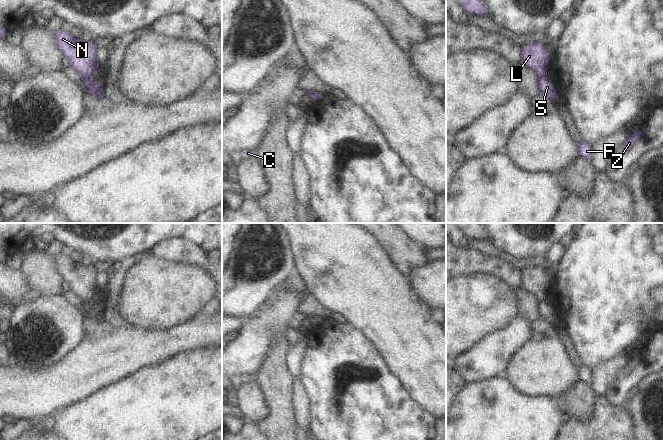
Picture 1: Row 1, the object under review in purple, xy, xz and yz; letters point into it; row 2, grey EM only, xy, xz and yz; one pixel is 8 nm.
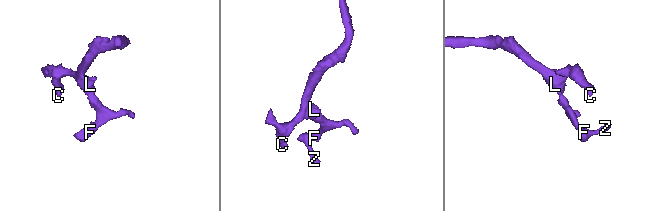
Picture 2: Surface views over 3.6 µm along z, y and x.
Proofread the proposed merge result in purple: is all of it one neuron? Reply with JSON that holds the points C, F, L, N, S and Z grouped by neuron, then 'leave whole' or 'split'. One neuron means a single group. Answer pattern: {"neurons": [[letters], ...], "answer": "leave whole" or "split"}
{"neurons": [["C", "L", "N"], ["F", "S", "Z"]], "answer": "split"}

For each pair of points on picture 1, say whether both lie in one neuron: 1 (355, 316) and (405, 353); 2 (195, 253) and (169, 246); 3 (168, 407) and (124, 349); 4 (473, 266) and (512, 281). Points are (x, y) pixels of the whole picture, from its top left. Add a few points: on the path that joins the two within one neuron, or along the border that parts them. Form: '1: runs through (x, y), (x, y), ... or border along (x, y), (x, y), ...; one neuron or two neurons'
1: runs through (367, 316), (393, 341); one neuron
2: runs through (189, 253), (183, 250), (175, 250); one neuron
3: border along (161, 362), (140, 368), (118, 380); two neurons
4: runs through (483, 266), (496, 266), (502, 271); one neuron

